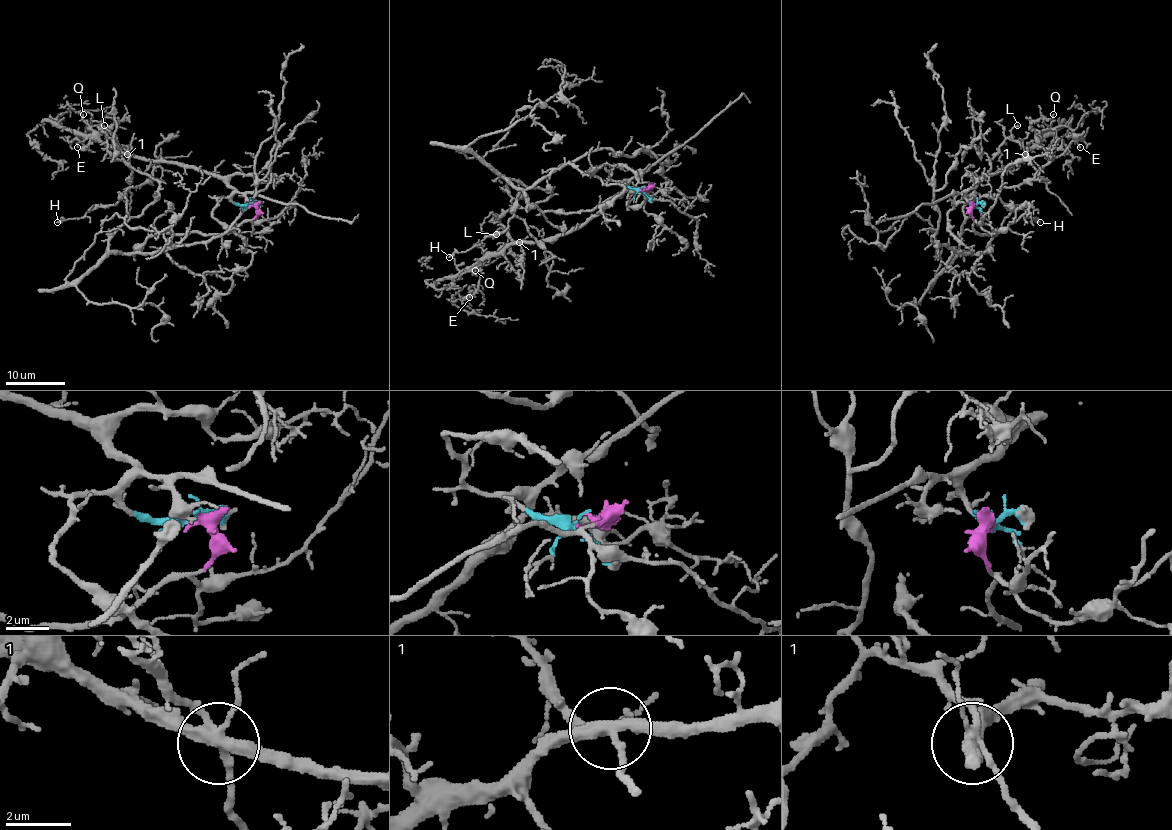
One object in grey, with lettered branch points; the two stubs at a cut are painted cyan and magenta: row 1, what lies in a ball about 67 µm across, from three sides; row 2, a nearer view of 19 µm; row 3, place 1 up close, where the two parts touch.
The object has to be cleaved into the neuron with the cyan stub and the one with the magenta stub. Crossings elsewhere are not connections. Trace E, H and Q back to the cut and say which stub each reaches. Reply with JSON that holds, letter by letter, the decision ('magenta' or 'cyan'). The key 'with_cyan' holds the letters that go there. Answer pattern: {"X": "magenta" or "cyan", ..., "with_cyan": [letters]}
{"E": "cyan", "H": "magenta", "Q": "cyan", "with_cyan": ["E", "Q"]}

